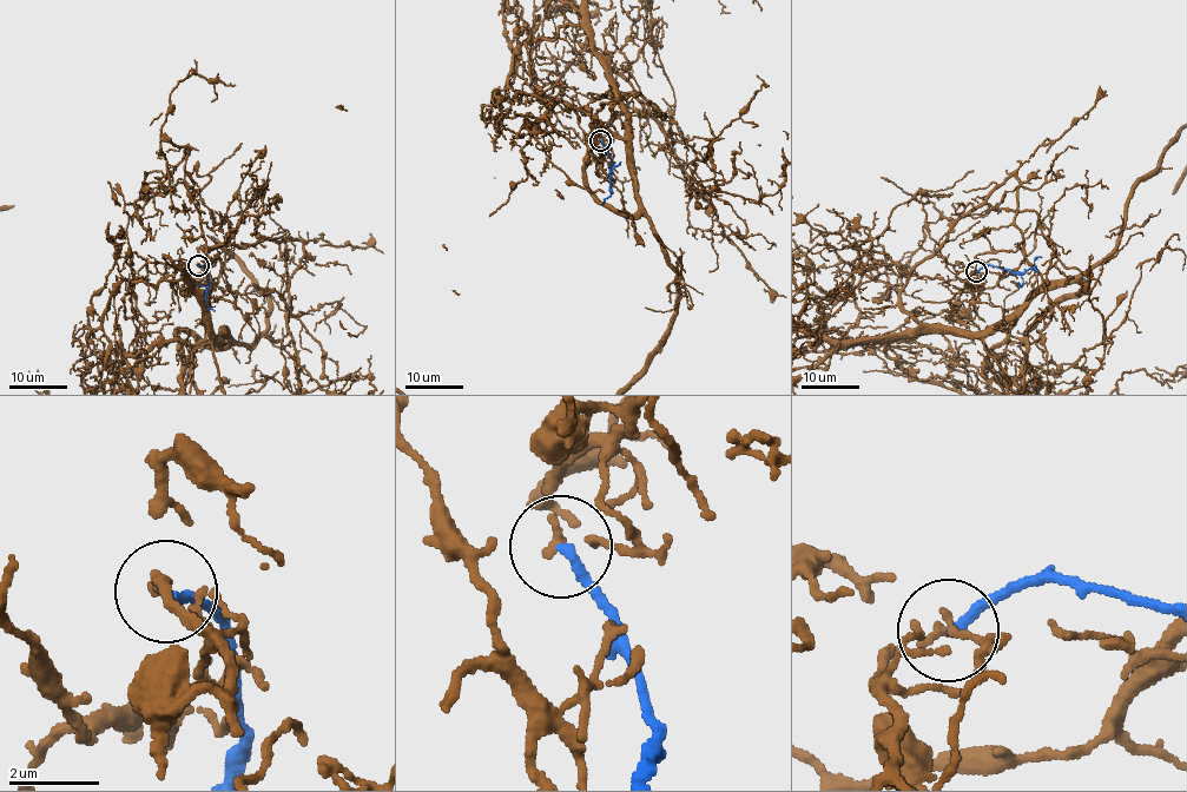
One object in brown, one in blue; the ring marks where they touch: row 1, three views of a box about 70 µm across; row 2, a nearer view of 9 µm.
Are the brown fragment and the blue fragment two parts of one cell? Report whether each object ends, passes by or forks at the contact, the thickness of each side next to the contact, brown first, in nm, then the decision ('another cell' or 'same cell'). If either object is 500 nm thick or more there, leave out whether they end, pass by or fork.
brown ends there; blue ends there; 200 nm thick on the brown side, 220 nm on the other; another cell

